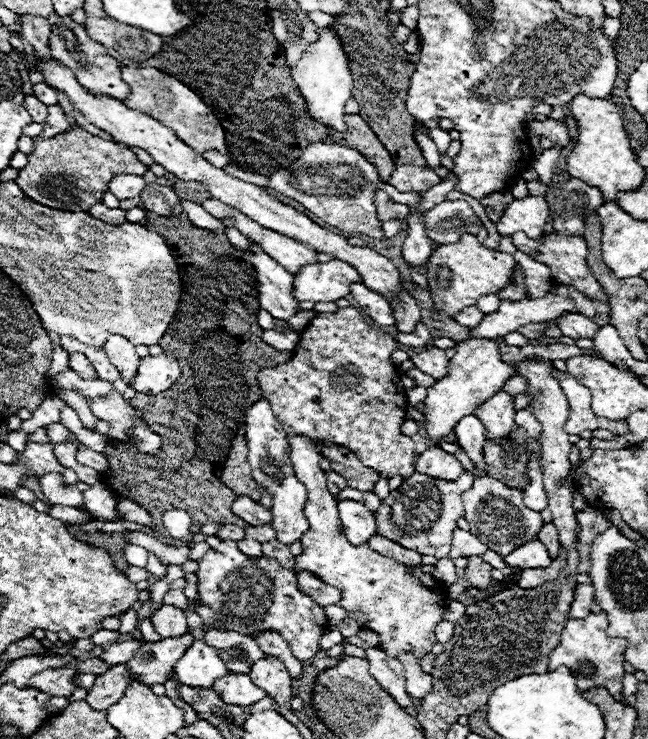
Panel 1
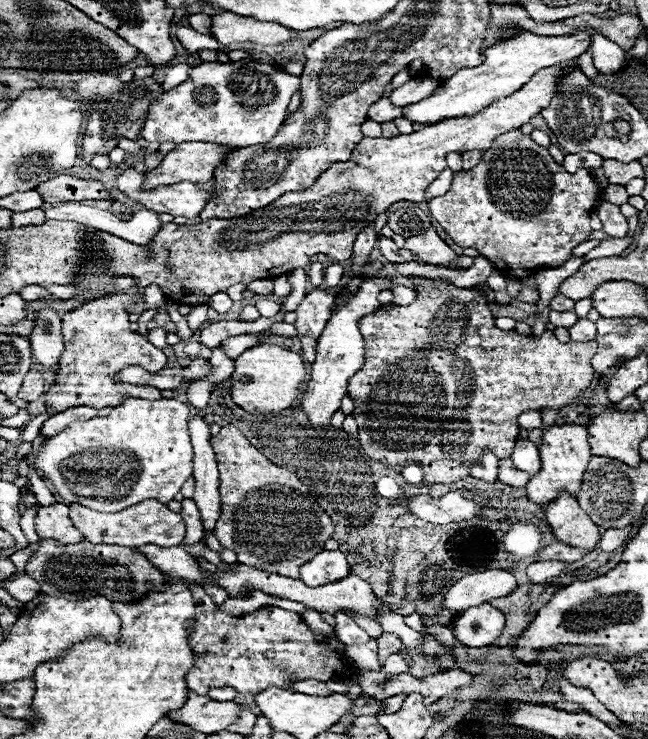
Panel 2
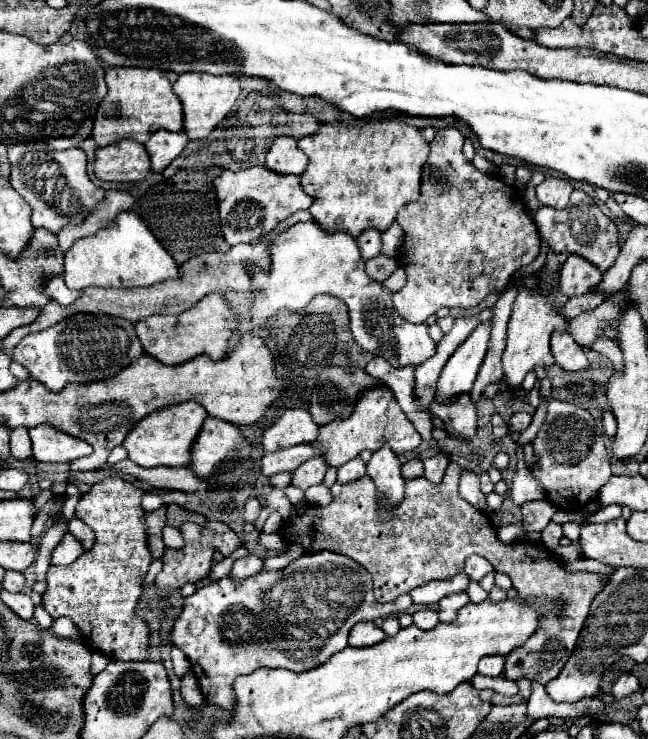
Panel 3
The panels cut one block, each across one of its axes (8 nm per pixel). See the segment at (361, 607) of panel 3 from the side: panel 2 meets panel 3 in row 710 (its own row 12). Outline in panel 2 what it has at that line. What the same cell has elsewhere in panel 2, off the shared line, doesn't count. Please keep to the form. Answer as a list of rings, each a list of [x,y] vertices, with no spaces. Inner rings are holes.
[[[232,12],[212,16],[214,38],[230,46],[234,42],[253,42],[254,44],[276,45],[290,41],[291,30],[274,22],[258,22],[254,18],[244,18]]]

